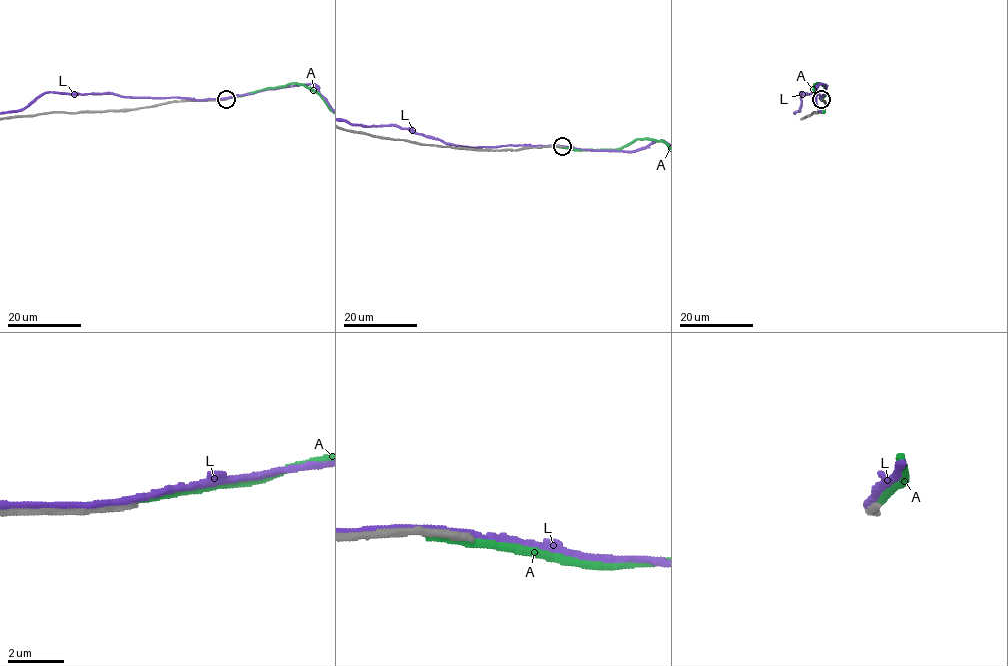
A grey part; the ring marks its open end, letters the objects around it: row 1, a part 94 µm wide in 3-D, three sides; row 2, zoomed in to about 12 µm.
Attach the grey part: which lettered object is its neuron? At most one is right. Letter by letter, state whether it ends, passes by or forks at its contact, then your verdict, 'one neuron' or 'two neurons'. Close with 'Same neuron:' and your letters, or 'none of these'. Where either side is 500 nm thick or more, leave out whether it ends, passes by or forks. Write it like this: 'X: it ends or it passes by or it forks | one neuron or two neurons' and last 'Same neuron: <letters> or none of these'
A: it ends | two neurons
L: it passes by | two neurons
Same neuron: none of these

